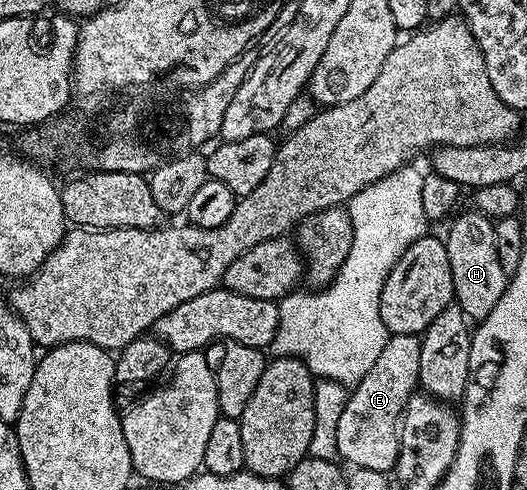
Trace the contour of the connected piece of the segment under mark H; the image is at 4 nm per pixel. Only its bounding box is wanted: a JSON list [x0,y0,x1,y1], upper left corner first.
[444,208,510,324]

